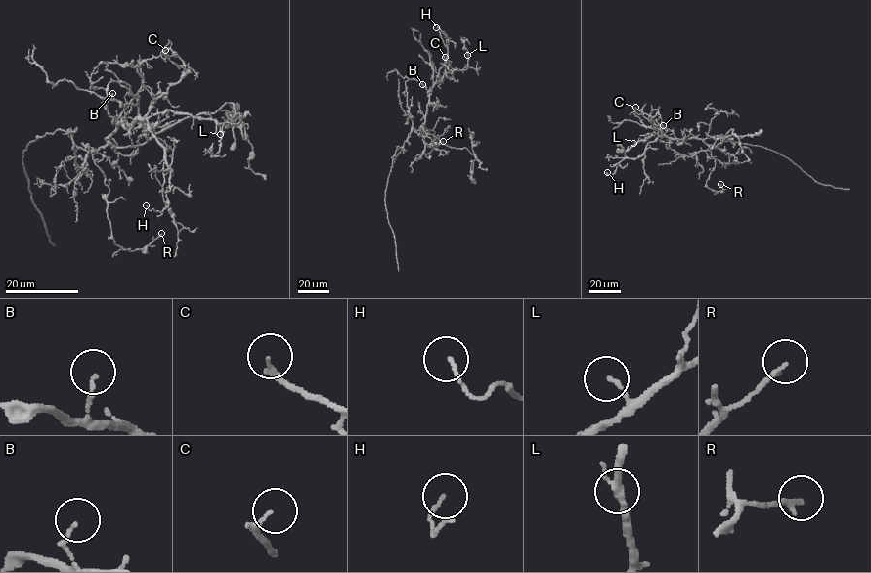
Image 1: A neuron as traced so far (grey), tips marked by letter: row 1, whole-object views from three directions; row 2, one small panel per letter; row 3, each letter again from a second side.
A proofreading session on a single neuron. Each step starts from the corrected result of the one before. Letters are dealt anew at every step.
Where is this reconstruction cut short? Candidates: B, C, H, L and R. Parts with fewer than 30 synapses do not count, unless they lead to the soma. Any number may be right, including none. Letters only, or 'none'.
none

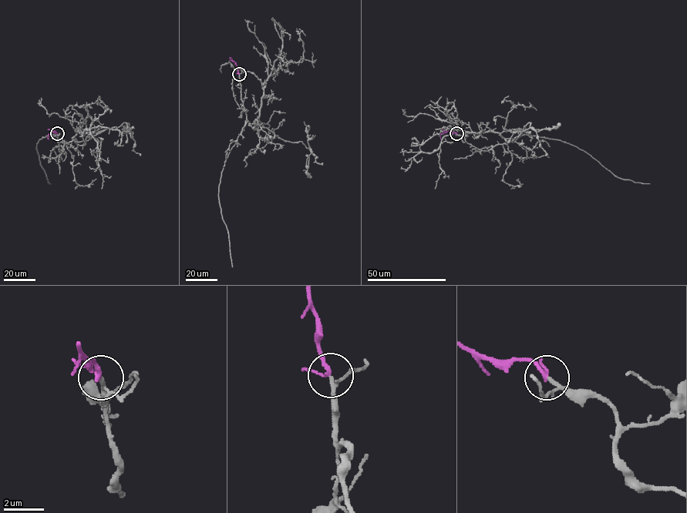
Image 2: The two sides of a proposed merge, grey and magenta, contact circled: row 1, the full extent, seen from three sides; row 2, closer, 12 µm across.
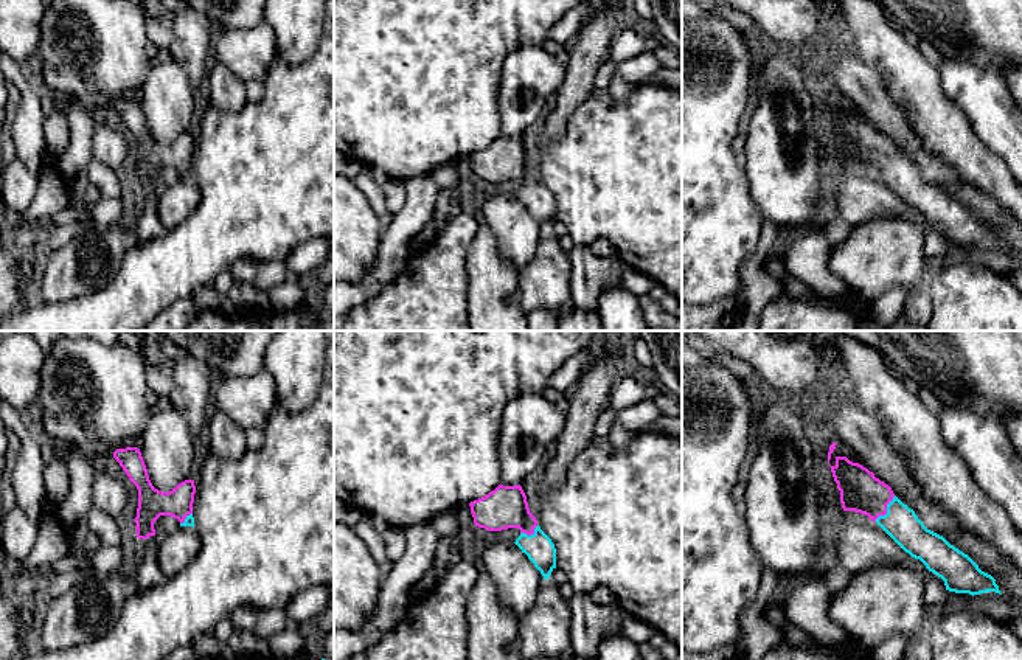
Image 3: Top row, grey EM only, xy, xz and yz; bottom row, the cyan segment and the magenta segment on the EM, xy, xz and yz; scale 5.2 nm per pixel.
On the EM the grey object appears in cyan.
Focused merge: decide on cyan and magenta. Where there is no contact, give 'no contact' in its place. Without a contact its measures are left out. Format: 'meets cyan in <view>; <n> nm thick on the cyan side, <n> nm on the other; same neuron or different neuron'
meets cyan in yz; 180 nm thick on the cyan side, 220 nm on the other; same neuron

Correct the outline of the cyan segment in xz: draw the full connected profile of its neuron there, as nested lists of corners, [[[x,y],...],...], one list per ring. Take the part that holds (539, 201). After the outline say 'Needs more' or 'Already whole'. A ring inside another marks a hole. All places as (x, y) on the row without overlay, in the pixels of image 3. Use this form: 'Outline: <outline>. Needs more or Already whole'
Outline: [[[499,137],[488,148],[469,155],[474,175],[488,183],[519,180],[516,197],[528,208],[544,231],[556,221],[556,200],[530,165],[527,148],[520,137]]]. Needs more

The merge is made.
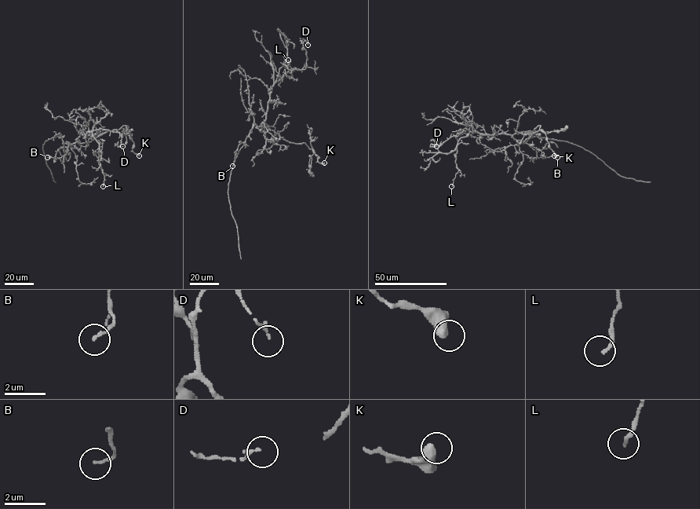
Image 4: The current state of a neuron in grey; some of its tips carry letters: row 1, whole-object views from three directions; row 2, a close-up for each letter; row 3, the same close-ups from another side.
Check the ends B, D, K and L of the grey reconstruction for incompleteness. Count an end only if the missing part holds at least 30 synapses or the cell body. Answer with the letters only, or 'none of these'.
none of these

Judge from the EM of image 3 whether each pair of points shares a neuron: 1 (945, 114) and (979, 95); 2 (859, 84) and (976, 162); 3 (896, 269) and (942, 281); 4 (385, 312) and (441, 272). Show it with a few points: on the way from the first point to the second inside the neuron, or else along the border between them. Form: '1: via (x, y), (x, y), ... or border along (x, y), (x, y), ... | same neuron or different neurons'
1: border along (940, 75), (945, 95), (966, 117), (979, 137) | different neurons
2: border along (886, 87), (904, 109), (912, 129), (928, 148) | different neurons
3: border along (928, 275), (923, 284) | different neurons
4: via (399, 312), (427, 286) | same neuron

